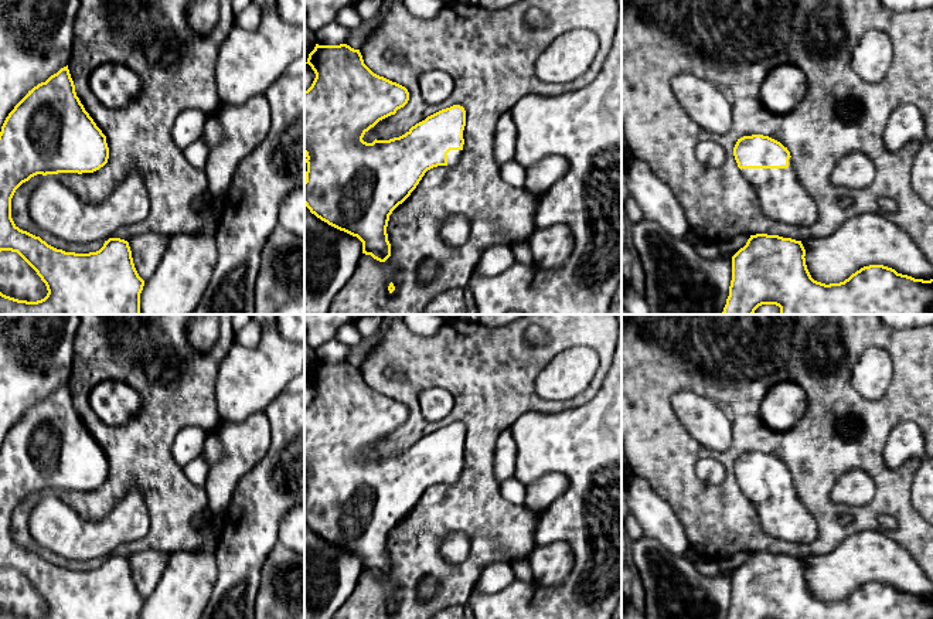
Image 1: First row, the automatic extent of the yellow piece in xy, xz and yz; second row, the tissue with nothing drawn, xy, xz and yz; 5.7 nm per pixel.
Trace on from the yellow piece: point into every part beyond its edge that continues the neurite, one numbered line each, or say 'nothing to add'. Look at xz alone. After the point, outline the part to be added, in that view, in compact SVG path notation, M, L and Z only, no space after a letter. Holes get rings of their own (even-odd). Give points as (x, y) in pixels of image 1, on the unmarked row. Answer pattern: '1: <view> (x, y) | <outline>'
1: xz (453, 473) | M450 467L447 470L447 483L456 483L462 470L463 470L463 467Z

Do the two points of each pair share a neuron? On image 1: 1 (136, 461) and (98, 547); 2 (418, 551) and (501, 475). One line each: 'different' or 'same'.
1: different
2: different

